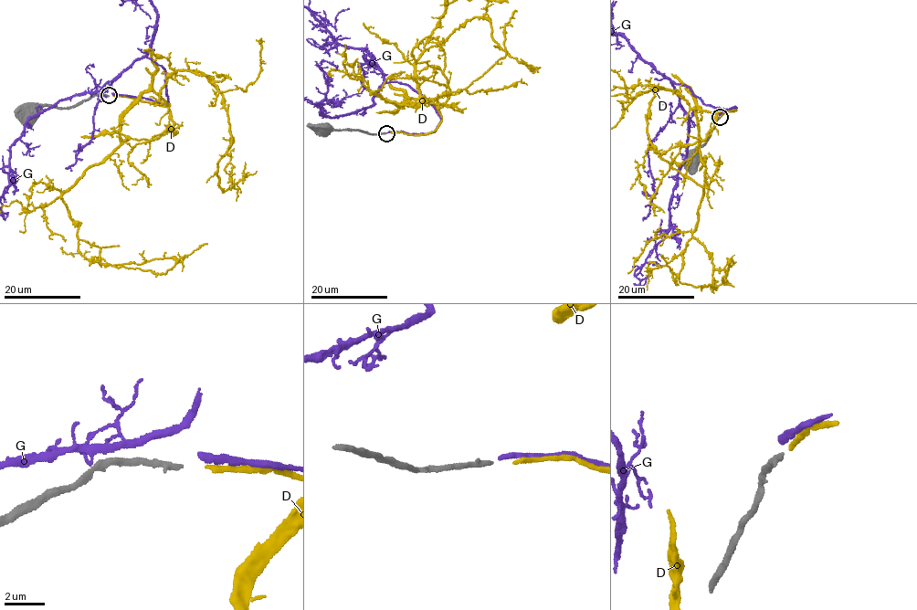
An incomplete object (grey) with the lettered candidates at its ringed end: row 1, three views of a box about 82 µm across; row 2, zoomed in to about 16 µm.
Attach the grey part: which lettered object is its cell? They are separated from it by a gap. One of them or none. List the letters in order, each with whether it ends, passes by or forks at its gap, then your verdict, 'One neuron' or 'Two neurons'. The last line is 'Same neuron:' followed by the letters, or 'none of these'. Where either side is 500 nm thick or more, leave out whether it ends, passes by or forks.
D: It ends there. One neuron
G: It ends there. Two neurons
Same neuron: D

